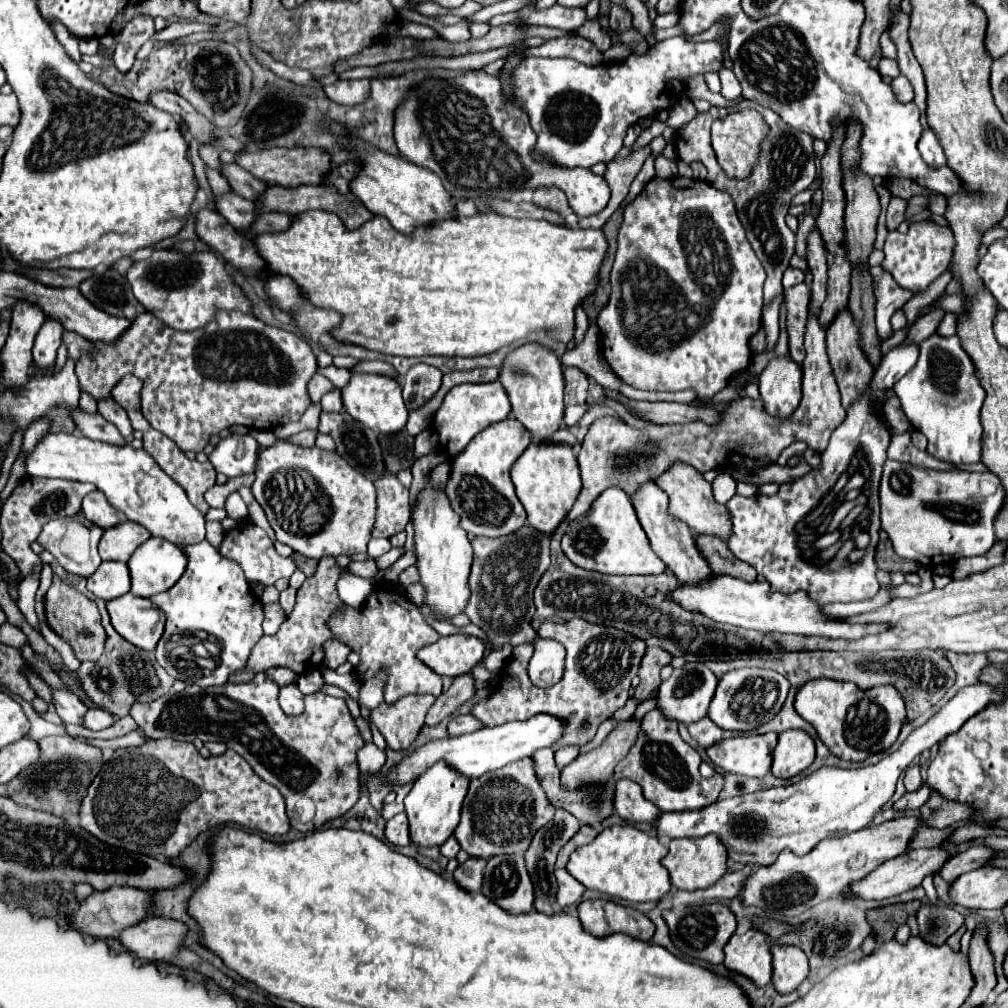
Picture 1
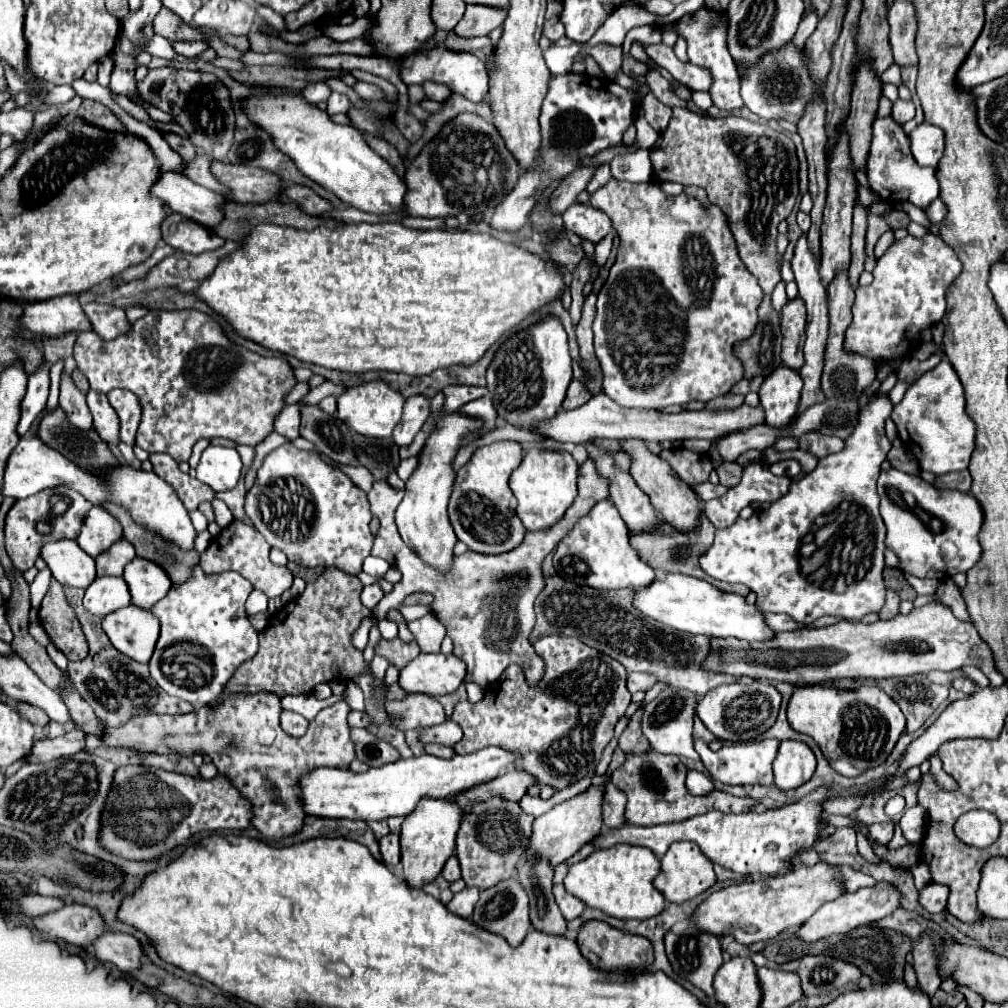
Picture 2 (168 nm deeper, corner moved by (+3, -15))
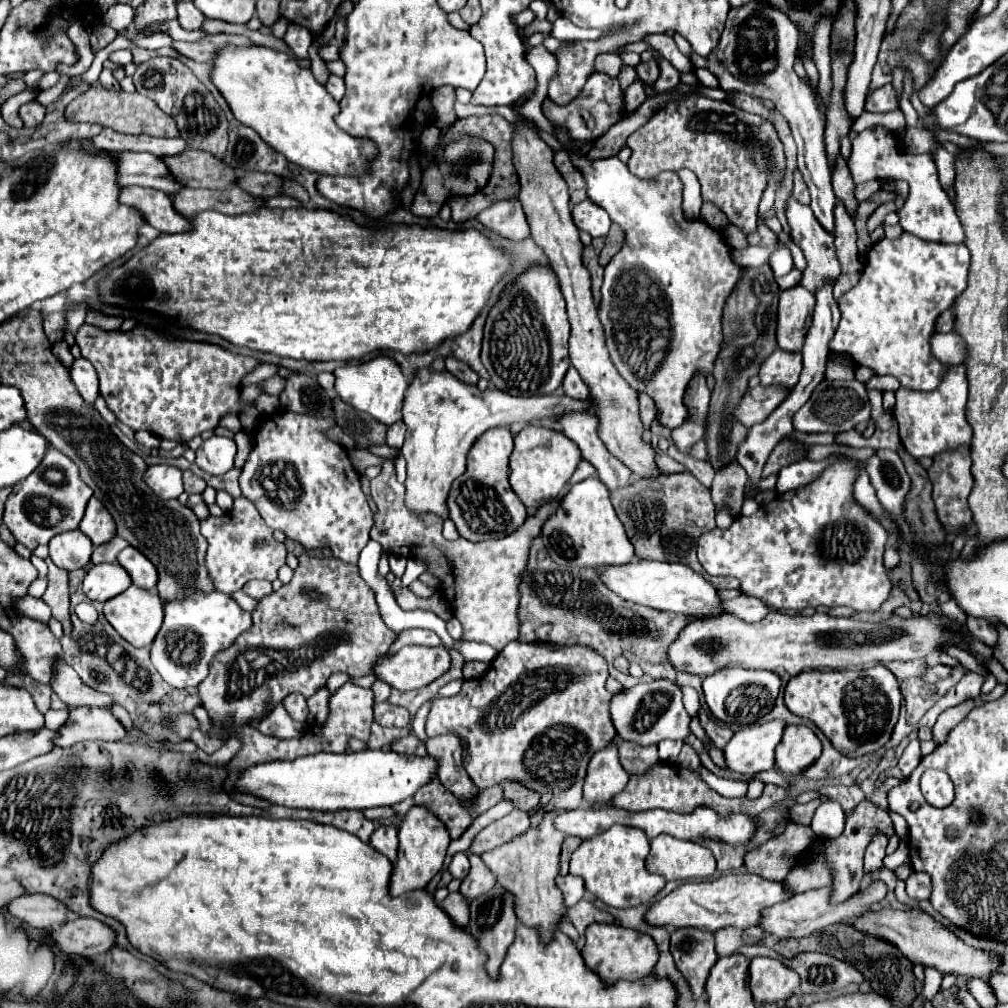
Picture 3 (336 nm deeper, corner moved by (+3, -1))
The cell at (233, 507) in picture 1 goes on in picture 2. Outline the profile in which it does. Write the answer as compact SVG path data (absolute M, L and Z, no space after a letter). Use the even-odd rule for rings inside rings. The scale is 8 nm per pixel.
M213 499L211 501L211 505L213 505L213 511L215 511L215 523L223 529L225 525L231 525L233 523L233 513L229 511L229 507L221 501L221 499Z

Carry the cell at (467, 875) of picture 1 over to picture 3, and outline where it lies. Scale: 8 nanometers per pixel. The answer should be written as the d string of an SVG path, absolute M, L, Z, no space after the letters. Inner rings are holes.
M449 893L449 897L441 903L441 909L451 917L451 921L457 925L457 927L467 927L467 921L469 921L469 907L467 907L467 901L463 899L461 893Z

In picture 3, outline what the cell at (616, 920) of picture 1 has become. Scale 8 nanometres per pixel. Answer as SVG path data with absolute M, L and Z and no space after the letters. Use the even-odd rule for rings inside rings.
M593 923L587 927L585 933L585 947L581 951L585 965L599 975L599 979L605 985L613 985L619 979L625 981L637 981L643 977L649 977L653 973L653 967L659 959L657 945L649 935L643 935L633 929L625 929L619 925L603 925L603 923Z

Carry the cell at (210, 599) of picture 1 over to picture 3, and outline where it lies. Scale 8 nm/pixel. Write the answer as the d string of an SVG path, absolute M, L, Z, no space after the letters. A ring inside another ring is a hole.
M199 593L165 605L165 621L151 647L151 661L159 675L173 687L197 687L209 671L209 661L217 651L227 649L243 631L251 627L251 613L243 611L231 595Z

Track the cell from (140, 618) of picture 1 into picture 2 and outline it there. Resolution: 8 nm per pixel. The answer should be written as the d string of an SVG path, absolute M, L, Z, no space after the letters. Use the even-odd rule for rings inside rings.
M127 605L103 617L103 631L117 651L139 663L149 663L160 634L160 622L151 611Z

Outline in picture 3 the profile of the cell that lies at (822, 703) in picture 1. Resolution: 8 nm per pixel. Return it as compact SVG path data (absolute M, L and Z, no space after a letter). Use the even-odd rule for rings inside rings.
M885 665L861 671L807 671L785 685L785 705L791 713L813 721L833 747L847 757L861 757L881 749L897 723L901 691L899 681Z

